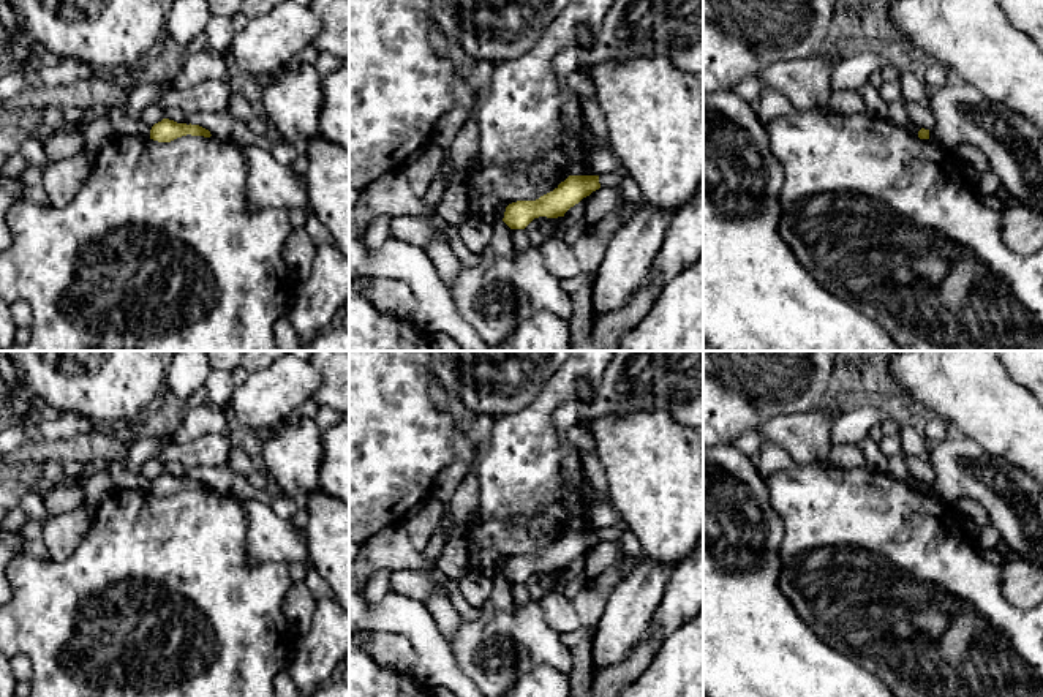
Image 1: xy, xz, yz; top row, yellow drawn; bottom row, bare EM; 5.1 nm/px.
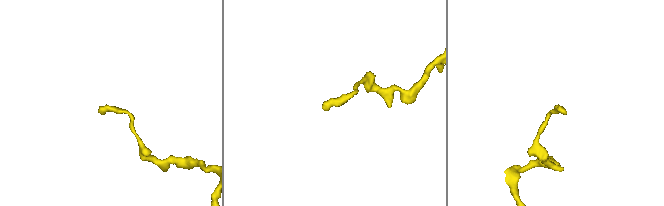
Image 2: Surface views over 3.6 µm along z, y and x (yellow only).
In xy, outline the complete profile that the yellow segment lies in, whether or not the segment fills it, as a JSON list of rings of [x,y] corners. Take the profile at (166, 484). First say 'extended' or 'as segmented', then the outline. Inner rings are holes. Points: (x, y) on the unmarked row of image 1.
as segmented | [[[163,473],[161,476],[155,477],[150,484],[150,493],[158,496],[171,496],[182,490],[204,490],[210,492],[210,485],[199,480],[199,479],[186,479],[186,477],[177,477],[169,473]]]

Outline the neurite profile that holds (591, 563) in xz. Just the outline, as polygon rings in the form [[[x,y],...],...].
[[[601,541],[589,550],[583,552],[578,558],[570,561],[564,571],[583,577],[585,580],[594,580],[608,567],[612,567],[621,556],[621,547],[612,541]]]

